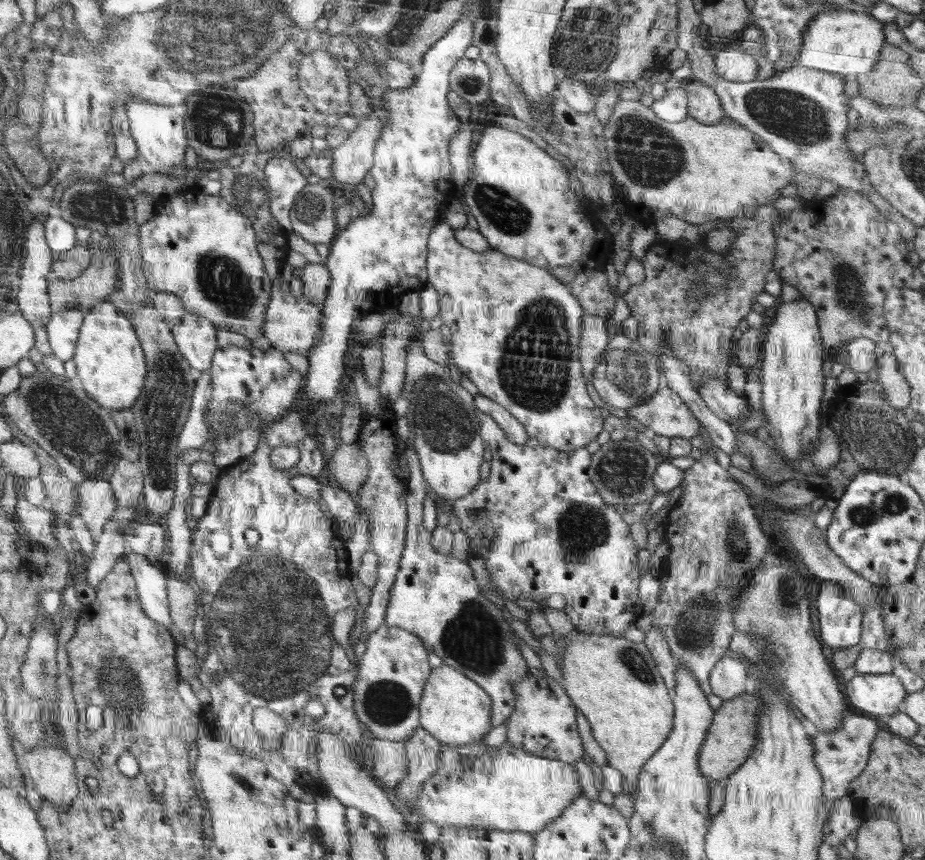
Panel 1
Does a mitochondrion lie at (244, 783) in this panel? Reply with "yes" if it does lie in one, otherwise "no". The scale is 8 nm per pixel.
yes

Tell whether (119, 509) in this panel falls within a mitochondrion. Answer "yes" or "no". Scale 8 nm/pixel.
no

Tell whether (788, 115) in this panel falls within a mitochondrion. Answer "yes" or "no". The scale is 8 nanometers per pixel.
yes

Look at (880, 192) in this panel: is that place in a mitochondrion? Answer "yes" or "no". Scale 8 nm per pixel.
no

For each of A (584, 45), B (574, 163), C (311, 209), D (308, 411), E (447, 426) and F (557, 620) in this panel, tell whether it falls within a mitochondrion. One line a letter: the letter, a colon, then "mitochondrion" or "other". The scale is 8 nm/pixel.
A: mitochondrion
B: other
C: mitochondrion
D: other
E: mitochondrion
F: other

